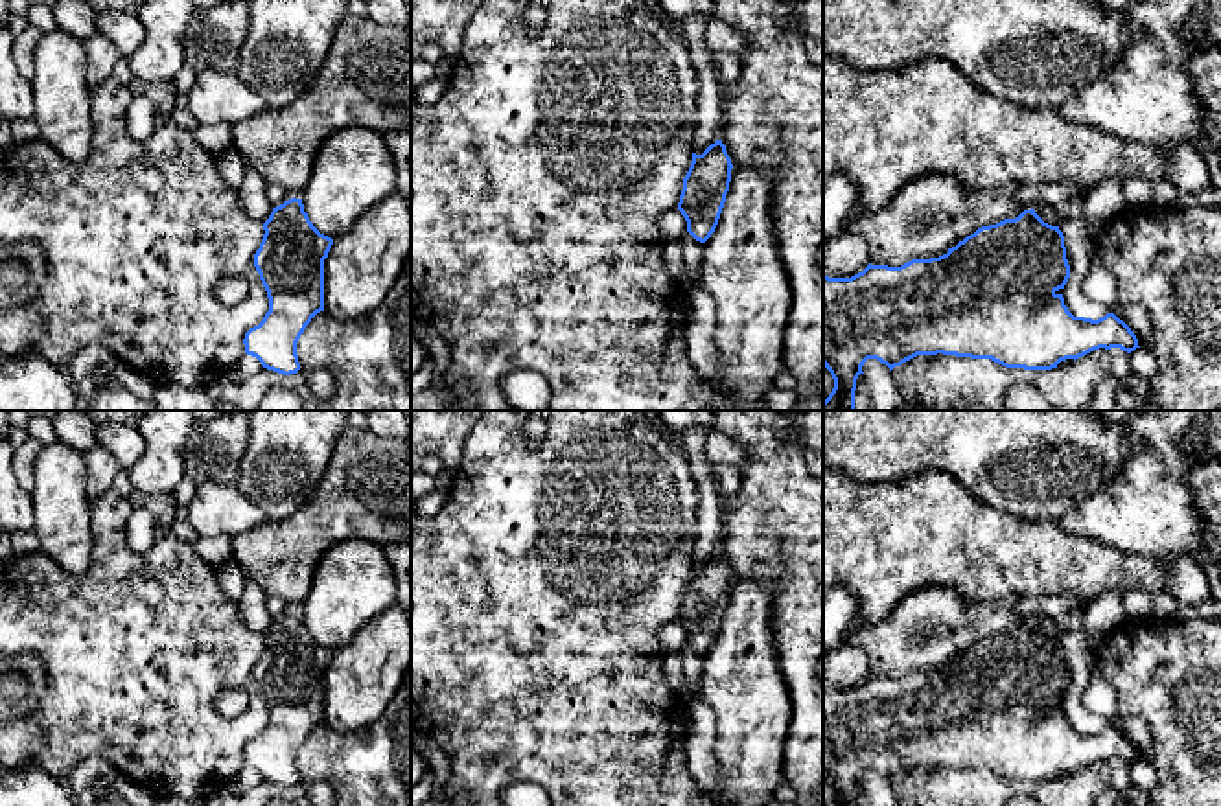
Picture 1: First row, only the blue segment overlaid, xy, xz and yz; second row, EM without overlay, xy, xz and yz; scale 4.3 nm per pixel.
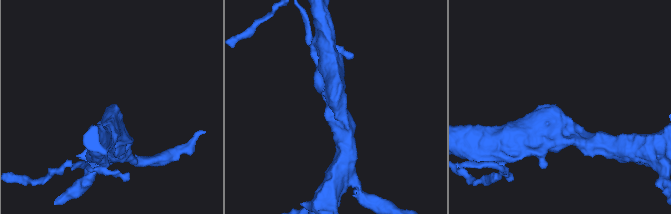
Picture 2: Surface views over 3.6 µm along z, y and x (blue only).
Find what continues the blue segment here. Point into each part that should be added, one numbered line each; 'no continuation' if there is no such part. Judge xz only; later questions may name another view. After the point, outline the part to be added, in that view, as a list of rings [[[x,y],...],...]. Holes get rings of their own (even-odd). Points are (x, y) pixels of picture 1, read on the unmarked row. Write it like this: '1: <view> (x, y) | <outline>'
no continuation

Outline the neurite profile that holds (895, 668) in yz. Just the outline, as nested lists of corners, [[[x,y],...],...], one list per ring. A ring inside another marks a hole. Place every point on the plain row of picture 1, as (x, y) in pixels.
[[[926,585],[902,598],[888,618],[849,635],[866,651],[871,677],[901,679],[930,672],[982,639],[1018,629],[1020,596],[974,602],[950,587]]]

